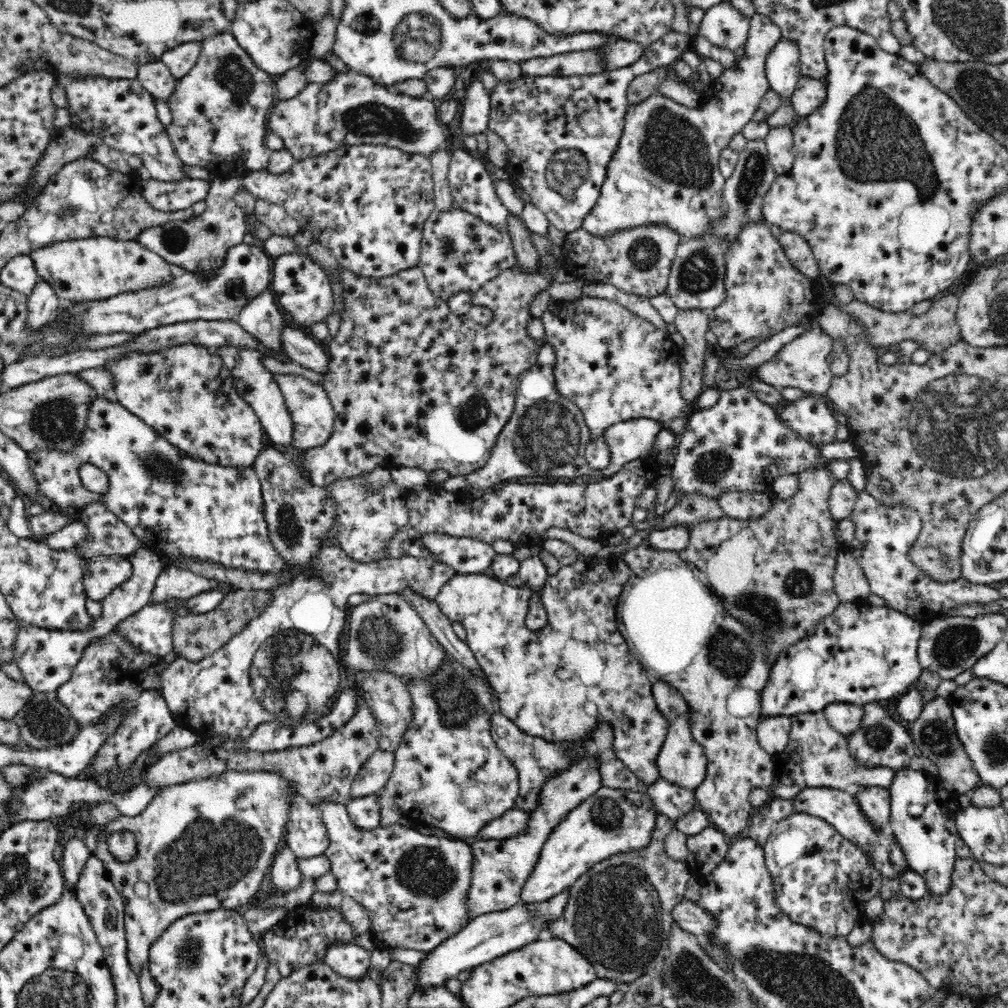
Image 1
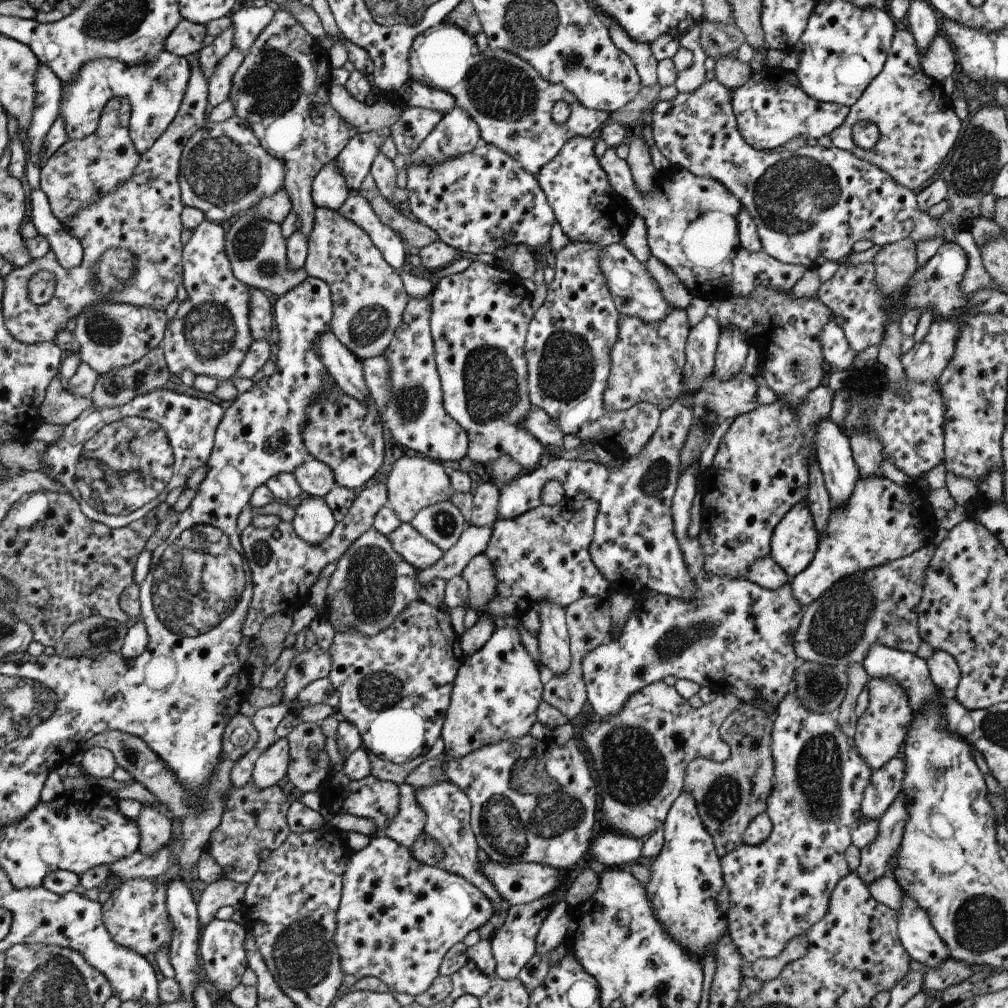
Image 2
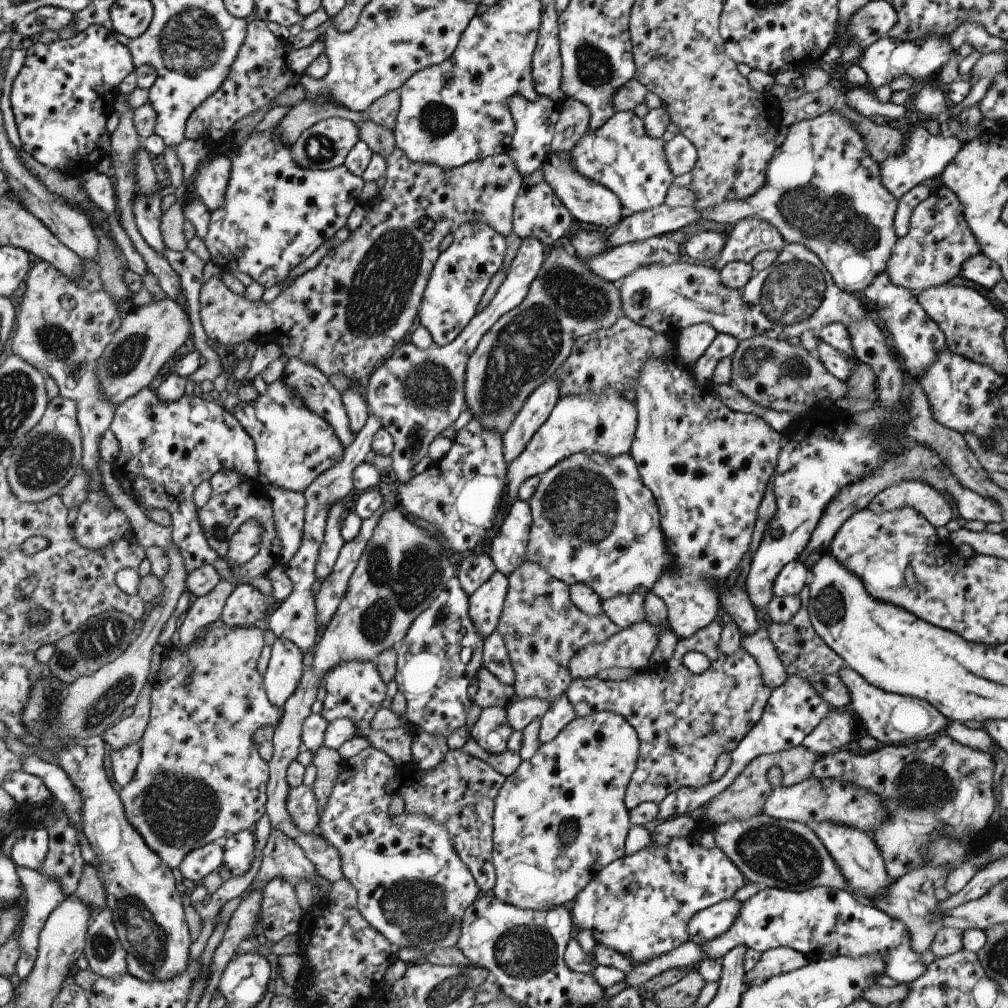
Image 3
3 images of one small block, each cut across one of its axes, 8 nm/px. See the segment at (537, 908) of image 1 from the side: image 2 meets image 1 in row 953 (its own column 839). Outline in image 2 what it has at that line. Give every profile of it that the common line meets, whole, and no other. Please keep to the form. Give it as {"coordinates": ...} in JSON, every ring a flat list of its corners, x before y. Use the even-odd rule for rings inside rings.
{"coordinates":[[827,416,813,432,815,460,823,474,823,484,829,496,830,510,845,504,853,492,858,470,853,462,848,437]]}

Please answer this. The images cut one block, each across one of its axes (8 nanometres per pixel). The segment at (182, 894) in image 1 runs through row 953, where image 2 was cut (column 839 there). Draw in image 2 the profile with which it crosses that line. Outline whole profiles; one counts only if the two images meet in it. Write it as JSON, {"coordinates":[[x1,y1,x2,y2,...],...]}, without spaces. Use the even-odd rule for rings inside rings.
{"coordinates":[[895,30,881,72,867,84,857,102,848,107,845,120,828,136,832,147,851,152,855,158,881,168,903,188,919,190,921,184,935,176,949,155,947,152,954,146,959,128,961,121,953,112,941,83,923,74,911,32],[863,120,873,122,879,130,879,138,871,150,863,150,853,142,851,128]]}

